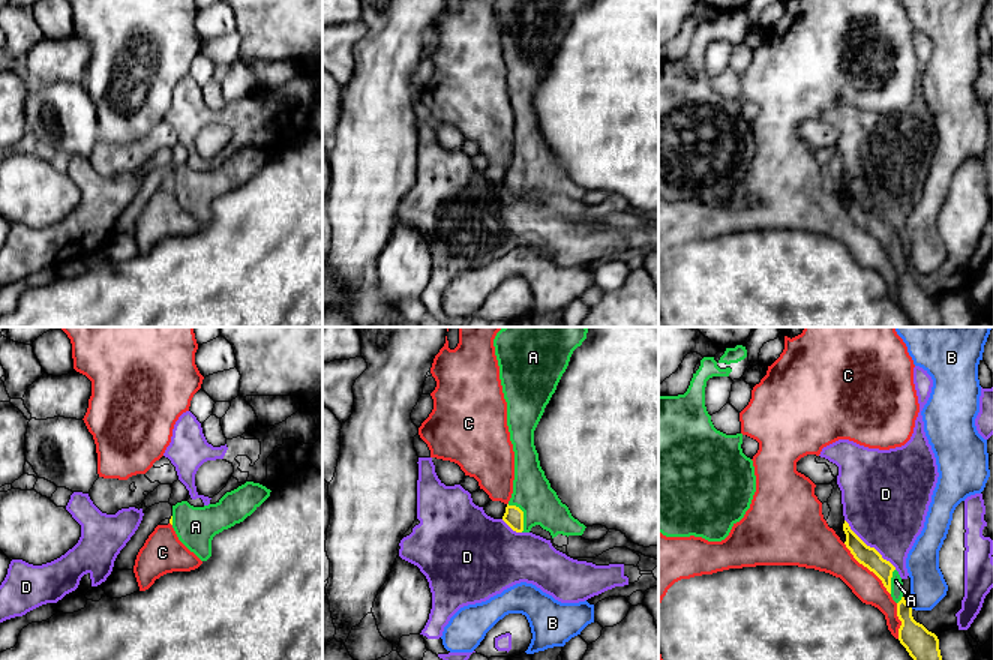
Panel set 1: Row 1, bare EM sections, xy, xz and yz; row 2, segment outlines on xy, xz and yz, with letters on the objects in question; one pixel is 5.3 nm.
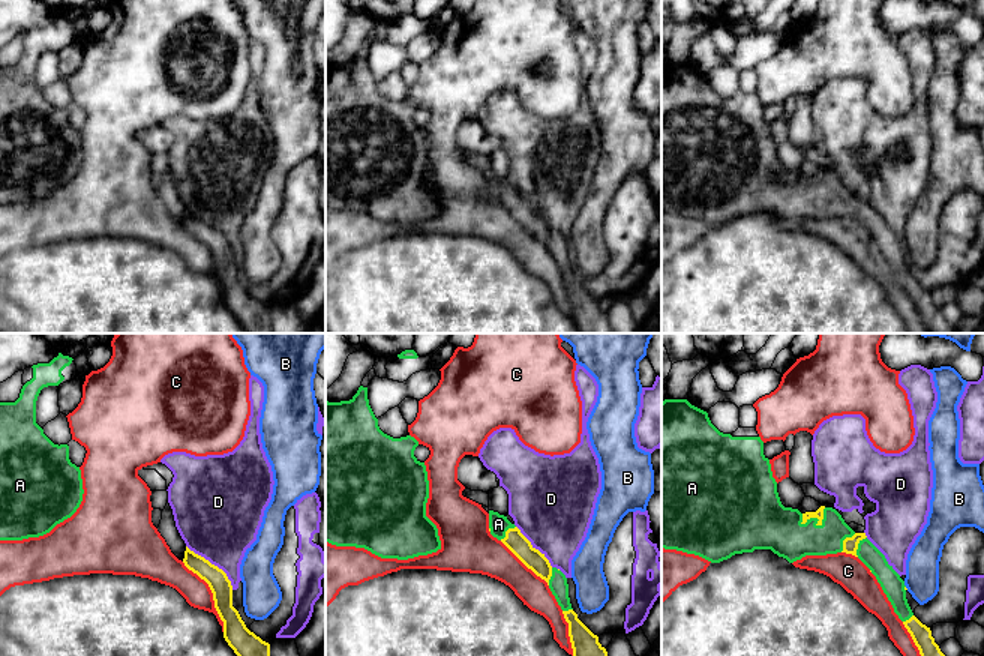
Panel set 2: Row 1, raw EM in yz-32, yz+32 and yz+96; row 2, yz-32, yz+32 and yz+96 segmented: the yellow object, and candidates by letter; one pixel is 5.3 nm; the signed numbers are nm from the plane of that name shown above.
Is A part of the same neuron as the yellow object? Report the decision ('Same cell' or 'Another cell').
Same cell

